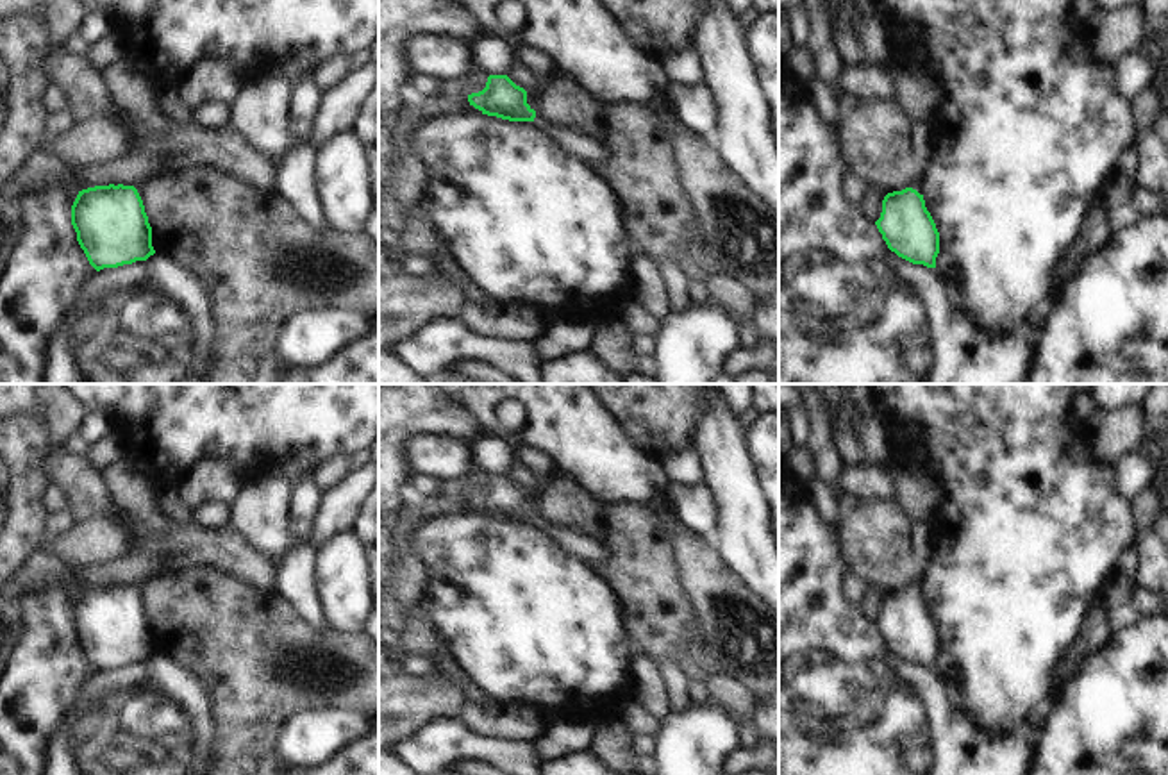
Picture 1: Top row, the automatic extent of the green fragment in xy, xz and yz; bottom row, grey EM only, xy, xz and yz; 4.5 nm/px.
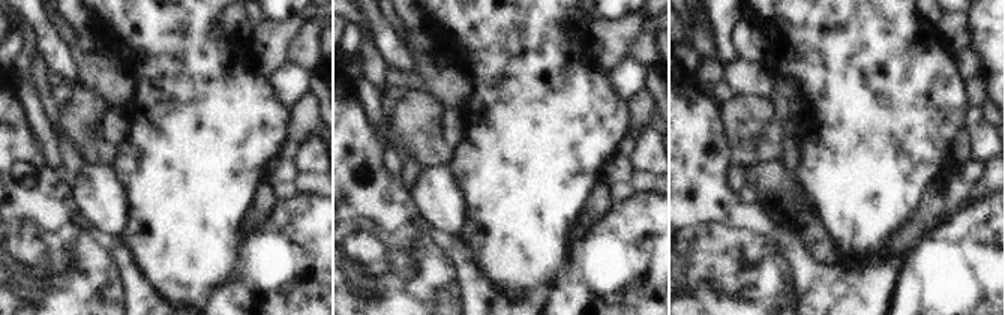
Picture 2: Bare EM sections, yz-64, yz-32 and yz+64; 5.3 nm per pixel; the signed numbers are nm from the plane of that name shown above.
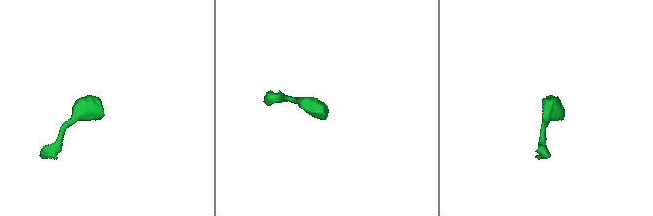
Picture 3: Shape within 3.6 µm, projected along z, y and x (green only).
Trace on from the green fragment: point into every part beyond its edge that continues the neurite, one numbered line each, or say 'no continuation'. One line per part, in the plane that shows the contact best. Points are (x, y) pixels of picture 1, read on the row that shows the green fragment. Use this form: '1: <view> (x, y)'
1: xz (588, 149)

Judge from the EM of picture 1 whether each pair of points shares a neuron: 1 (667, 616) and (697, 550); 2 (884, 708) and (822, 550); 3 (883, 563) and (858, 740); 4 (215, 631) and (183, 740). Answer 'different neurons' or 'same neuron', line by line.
1: different neurons
2: same neuron
3: different neurons
4: different neurons

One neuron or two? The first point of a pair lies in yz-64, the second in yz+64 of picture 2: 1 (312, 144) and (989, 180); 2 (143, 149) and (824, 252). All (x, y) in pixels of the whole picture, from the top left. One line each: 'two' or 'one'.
1: two
2: two

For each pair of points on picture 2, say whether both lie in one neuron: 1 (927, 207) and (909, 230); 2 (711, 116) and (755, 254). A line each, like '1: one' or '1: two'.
1: one
2: one

